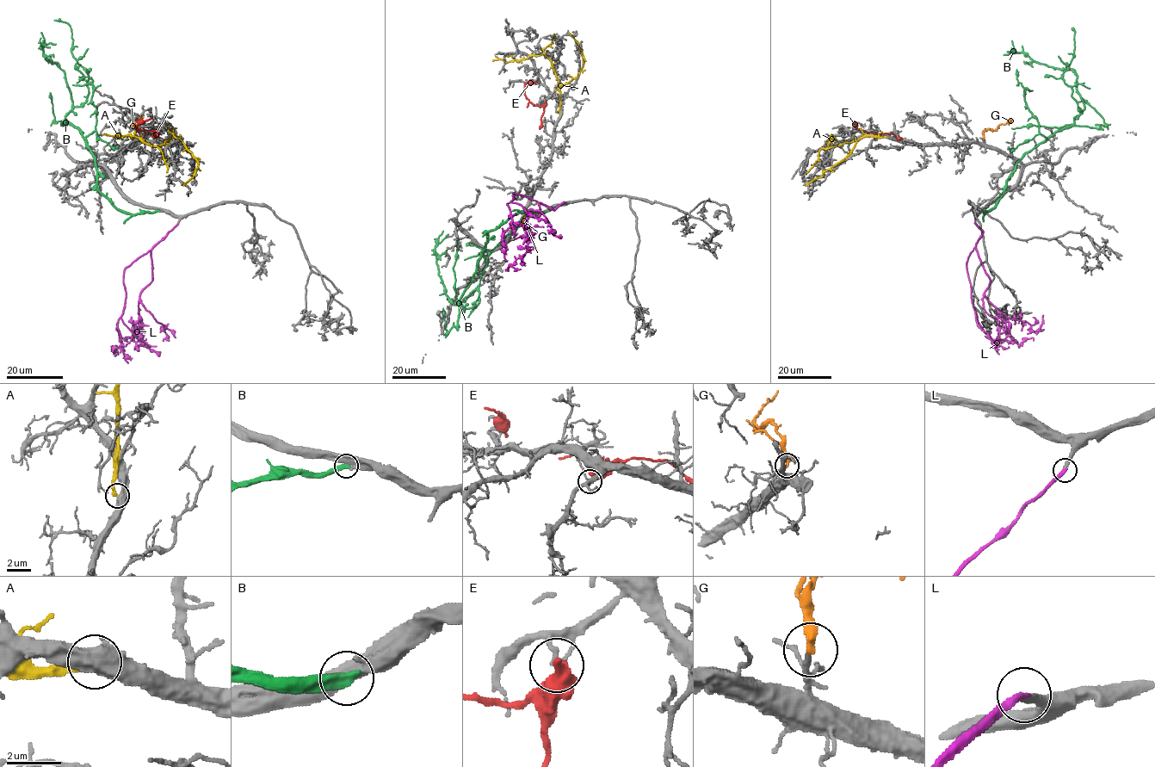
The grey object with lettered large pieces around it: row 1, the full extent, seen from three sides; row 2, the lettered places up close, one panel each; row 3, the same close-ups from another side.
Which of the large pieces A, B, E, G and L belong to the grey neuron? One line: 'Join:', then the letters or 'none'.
Join: G, L

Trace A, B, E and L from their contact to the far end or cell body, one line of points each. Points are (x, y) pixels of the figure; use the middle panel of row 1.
A: (559, 113), (558, 81), (552, 62), (544, 54), (531, 55), (520, 60), (492, 61)
B: (546, 211), (515, 213), (489, 232), (458, 300), (464, 312), (439, 275), (435, 244), (443, 231)
E: (545, 102), (541, 106), (534, 105), (524, 93), (525, 84), (533, 83), (538, 78)
L: (564, 202), (552, 210), (529, 198), (513, 194), (515, 198), (507, 204), (512, 220), (502, 238), (507, 260)

